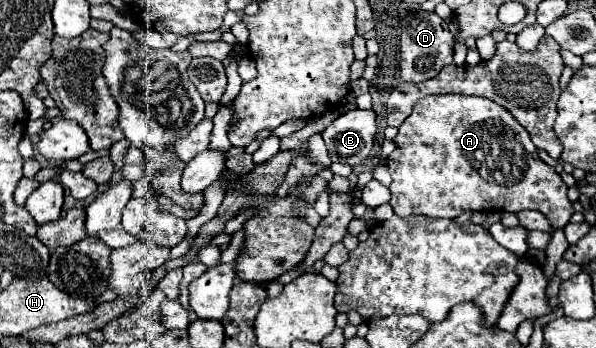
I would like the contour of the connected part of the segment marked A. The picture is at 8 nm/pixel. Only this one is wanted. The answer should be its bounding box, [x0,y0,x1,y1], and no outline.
[389,93,573,229]

